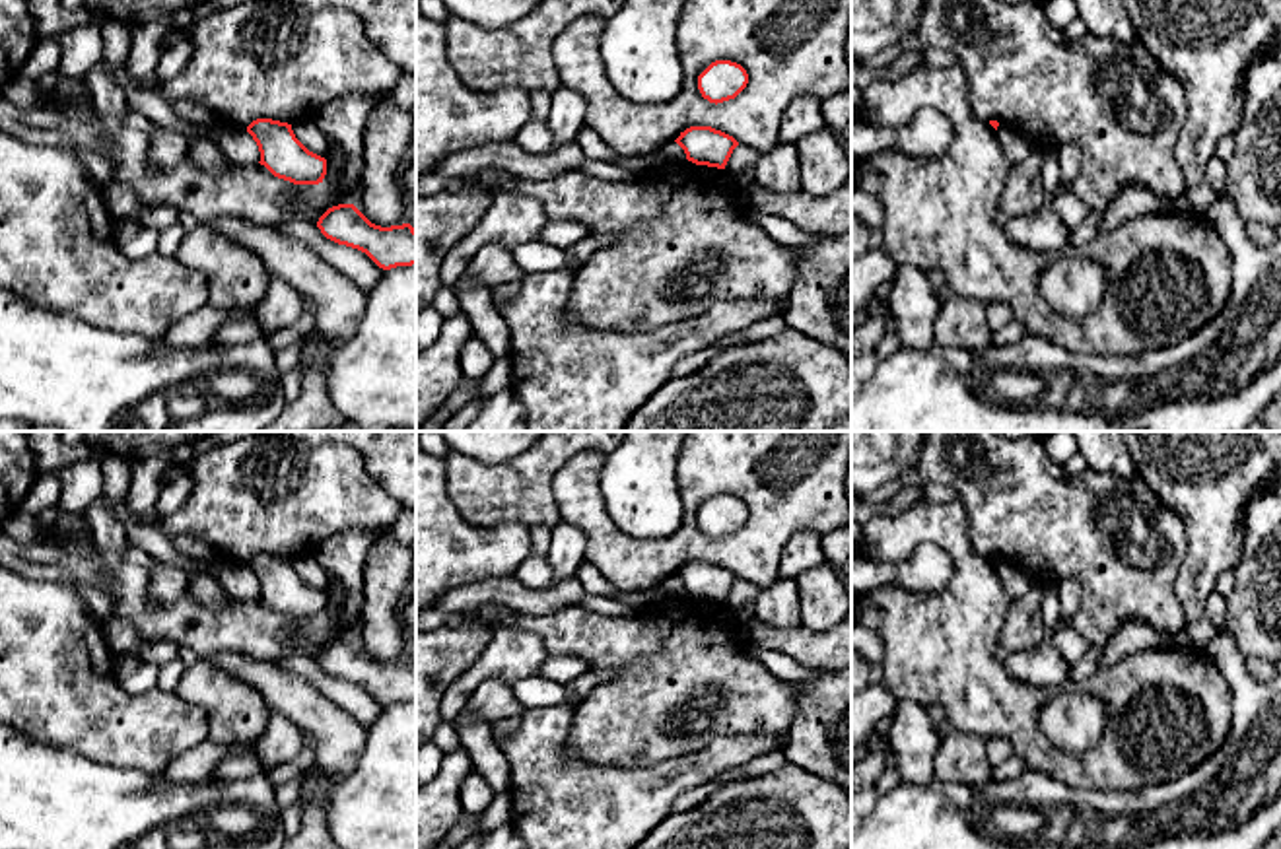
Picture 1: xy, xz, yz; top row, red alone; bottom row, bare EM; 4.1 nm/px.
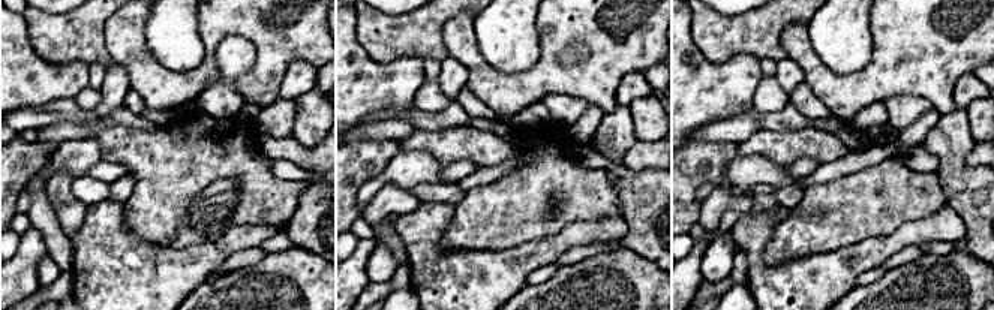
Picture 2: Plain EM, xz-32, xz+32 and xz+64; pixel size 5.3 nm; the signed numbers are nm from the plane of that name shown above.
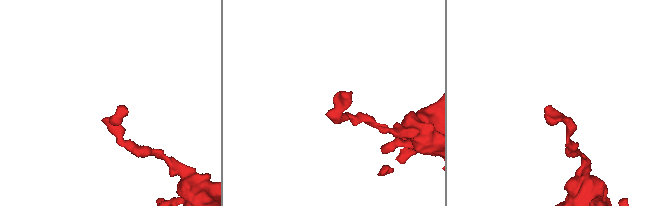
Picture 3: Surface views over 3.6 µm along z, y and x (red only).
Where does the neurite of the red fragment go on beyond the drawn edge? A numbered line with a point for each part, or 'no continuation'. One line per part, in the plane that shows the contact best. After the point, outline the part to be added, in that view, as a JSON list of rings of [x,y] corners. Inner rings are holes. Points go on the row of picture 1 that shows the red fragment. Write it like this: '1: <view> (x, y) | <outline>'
no continuation

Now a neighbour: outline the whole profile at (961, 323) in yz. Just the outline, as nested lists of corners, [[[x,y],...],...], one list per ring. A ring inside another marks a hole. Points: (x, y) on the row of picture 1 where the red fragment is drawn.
[[[951,295],[941,303],[937,317],[937,346],[982,352],[989,342],[991,330],[982,301]]]

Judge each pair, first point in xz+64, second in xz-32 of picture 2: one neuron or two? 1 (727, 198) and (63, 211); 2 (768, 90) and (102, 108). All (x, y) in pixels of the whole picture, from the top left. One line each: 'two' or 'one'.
1: two
2: two

